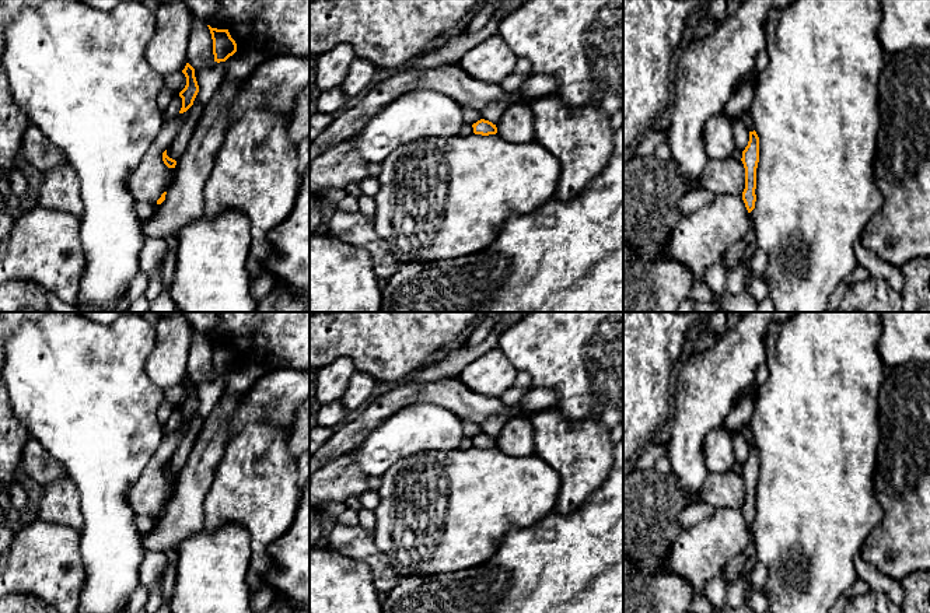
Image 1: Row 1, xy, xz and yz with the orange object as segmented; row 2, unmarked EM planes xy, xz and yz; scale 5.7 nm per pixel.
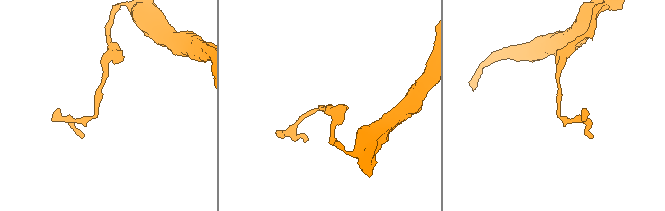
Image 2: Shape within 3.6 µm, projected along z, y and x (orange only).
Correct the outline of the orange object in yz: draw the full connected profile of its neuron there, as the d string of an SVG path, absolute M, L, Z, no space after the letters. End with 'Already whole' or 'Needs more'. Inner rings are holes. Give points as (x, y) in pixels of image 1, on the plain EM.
M755 444L749 445L749 455L742 465L741 474L745 481L745 502L742 505L742 514L748 526L751 526L755 522L756 515L756 481L759 476L759 451Z. Already whole

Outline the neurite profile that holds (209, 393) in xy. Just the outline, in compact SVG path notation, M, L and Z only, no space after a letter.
M224 375L216 376L209 382L196 383L199 406L193 418L206 418L213 411L218 400L223 397L224 385Z

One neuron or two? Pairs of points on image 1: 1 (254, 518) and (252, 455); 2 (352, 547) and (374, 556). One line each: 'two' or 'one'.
1: one
2: one

